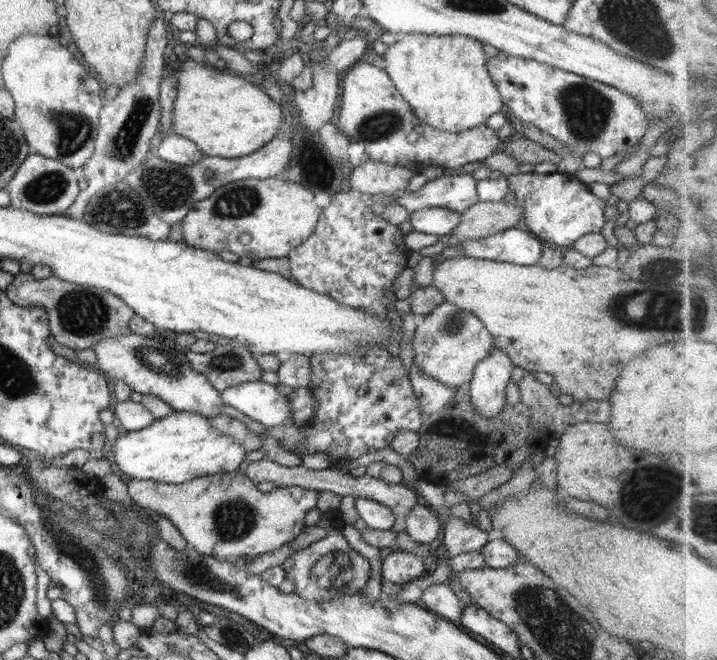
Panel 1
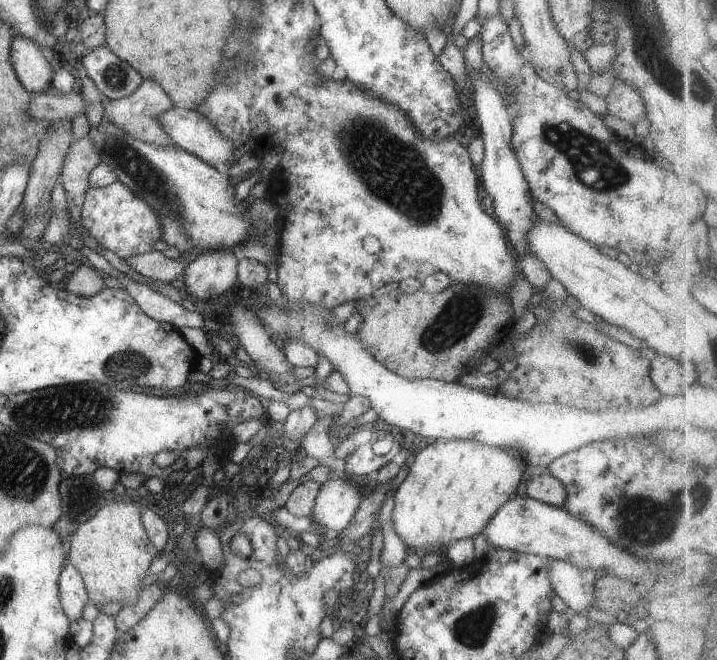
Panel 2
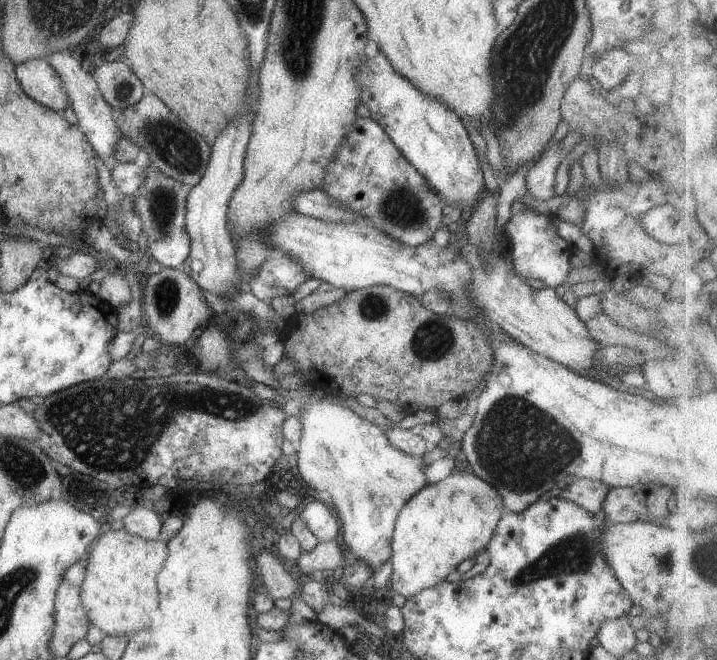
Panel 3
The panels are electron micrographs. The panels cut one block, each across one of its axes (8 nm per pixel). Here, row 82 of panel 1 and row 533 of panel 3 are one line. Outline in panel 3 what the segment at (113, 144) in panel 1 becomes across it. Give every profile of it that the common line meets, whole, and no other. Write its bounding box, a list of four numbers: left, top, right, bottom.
[123,500,162,541]

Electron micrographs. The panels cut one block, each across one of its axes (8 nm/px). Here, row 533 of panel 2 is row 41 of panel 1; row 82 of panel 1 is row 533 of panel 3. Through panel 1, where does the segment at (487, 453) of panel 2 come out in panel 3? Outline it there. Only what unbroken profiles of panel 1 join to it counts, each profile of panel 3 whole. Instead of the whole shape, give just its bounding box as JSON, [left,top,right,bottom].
[389,463,506,599]

